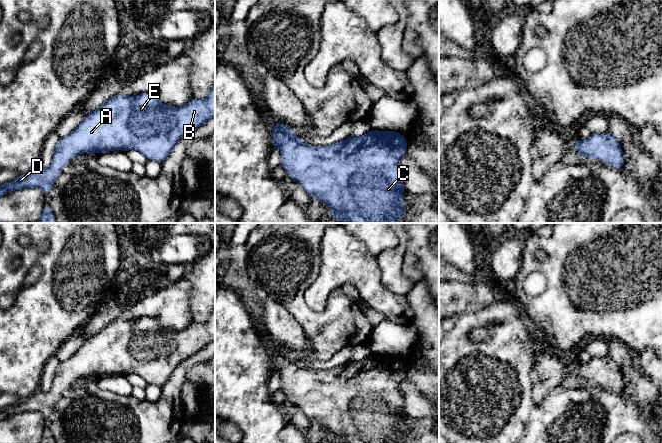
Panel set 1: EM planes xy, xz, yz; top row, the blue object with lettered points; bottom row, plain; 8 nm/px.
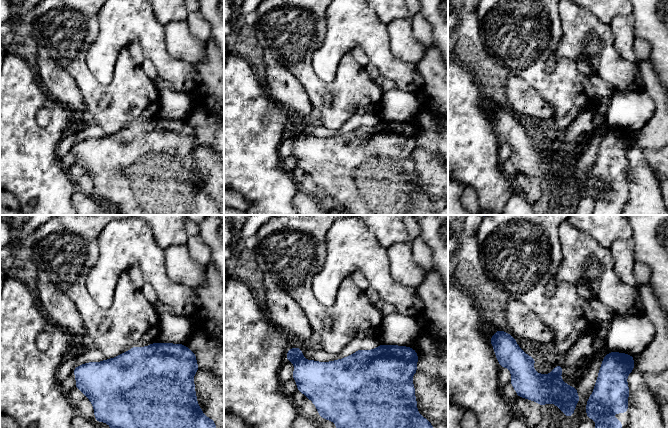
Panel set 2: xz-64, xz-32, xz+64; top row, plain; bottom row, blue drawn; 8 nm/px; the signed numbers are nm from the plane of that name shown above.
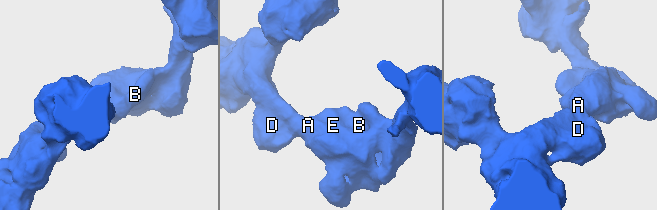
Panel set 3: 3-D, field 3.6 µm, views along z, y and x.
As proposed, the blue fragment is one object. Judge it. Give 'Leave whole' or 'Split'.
Leave whole

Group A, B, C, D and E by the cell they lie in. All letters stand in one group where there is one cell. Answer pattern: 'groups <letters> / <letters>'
groups A B C D E

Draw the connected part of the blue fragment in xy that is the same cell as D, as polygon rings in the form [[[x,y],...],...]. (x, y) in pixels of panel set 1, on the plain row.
[[[215,304],[207,322],[192,321],[182,331],[164,329],[154,317],[128,320],[120,316],[59,364],[49,391],[39,389],[0,410],[0,422],[23,412],[40,412],[48,418],[64,390],[81,377],[135,373],[147,384],[162,387],[180,363],[214,340]]]

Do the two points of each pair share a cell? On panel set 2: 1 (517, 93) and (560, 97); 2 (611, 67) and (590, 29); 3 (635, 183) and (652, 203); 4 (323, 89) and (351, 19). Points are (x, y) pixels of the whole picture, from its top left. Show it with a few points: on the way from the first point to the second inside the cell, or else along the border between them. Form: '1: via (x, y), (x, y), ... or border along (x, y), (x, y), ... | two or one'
1: border along (523, 79), (551, 106), (553, 115) | two
2: via (603, 58), (590, 38) | one
3: via (640, 188), (647, 198) | one
4: border along (339, 62), (329, 82), (311, 64) | two

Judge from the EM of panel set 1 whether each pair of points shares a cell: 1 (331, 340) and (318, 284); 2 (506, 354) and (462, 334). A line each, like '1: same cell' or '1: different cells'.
1: different cells
2: same cell

